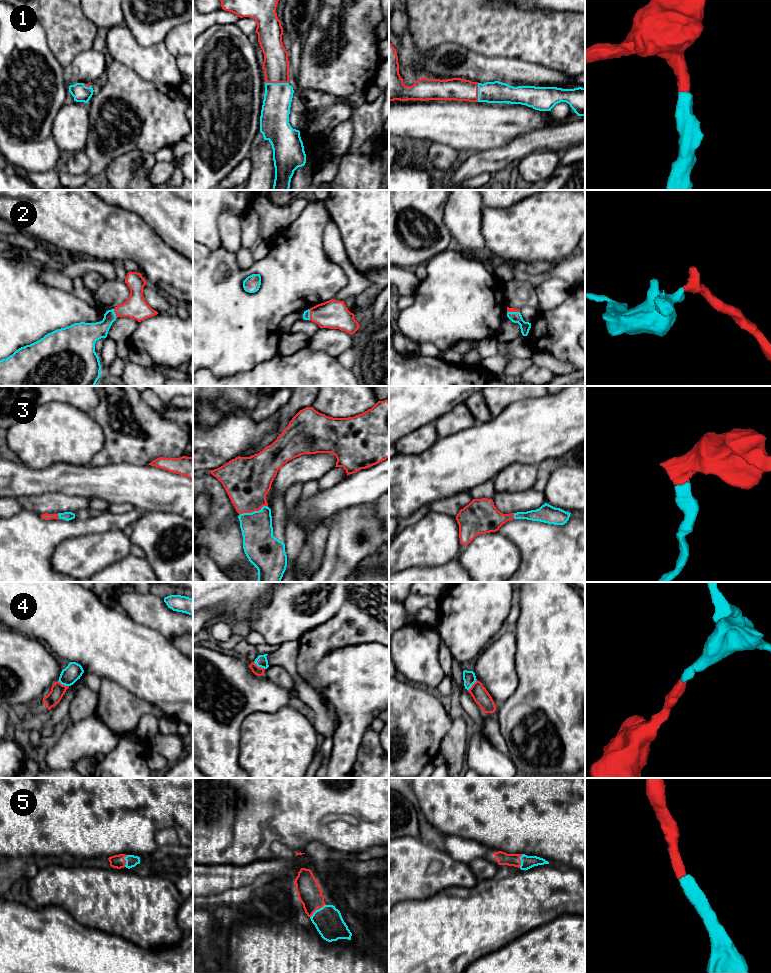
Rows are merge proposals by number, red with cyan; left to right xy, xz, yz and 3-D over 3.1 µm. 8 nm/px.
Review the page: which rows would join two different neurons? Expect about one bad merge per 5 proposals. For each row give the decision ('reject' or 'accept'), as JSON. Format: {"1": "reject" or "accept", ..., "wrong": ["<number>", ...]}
{"1": "accept", "2": "accept", "3": "accept", "4": "accept", "5": "accept", "wrong": []}

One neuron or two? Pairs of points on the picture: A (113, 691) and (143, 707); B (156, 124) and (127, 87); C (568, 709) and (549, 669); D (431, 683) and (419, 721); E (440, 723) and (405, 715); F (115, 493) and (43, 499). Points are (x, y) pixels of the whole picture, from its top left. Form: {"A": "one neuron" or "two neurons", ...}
{"A": "one neuron", "B": "one neuron", "C": "one neuron", "D": "two neurons", "E": "one neuron", "F": "two neurons"}

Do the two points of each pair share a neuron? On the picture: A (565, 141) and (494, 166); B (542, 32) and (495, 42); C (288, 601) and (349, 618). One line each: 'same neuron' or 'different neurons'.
A: same neuron
B: same neuron
C: different neurons

